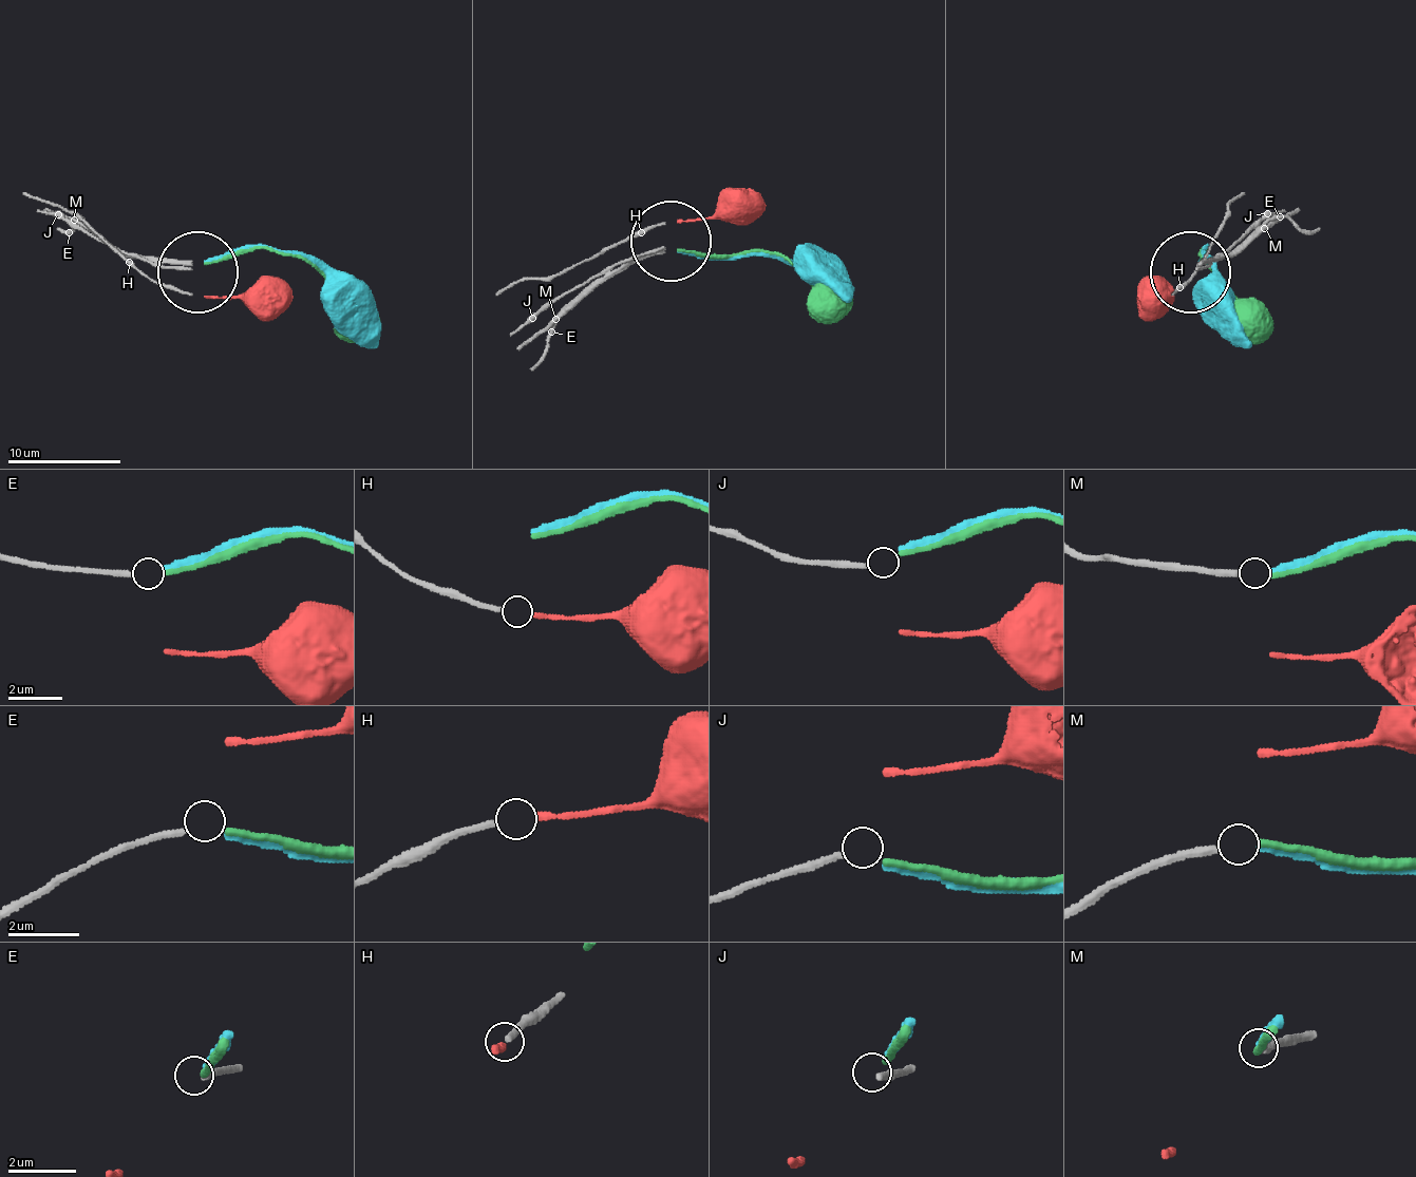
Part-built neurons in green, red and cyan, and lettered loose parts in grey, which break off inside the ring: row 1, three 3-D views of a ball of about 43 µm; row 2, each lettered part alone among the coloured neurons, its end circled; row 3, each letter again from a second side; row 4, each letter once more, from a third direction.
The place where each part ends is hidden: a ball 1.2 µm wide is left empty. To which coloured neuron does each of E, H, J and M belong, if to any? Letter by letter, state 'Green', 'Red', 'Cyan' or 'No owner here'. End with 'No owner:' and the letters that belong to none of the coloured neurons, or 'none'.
E: Green
H: Red
J: No owner here
M: Cyan
No owner: J

